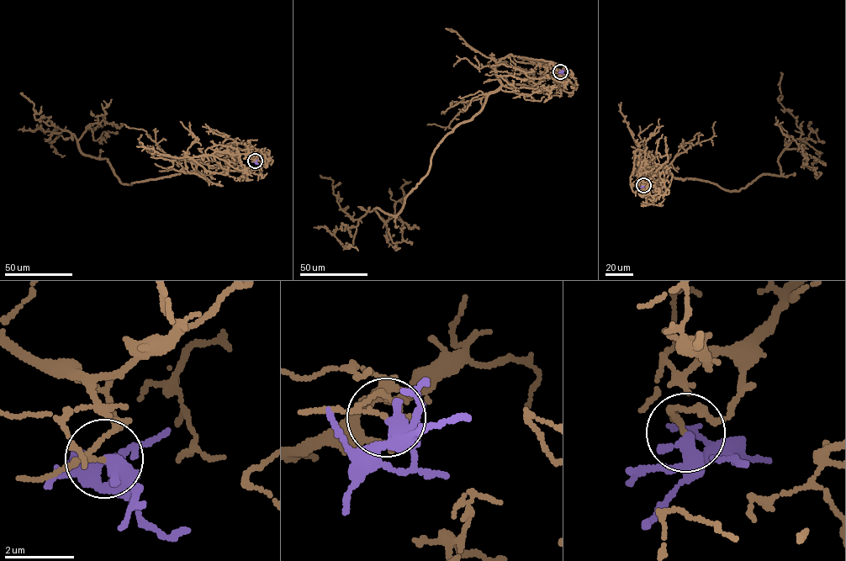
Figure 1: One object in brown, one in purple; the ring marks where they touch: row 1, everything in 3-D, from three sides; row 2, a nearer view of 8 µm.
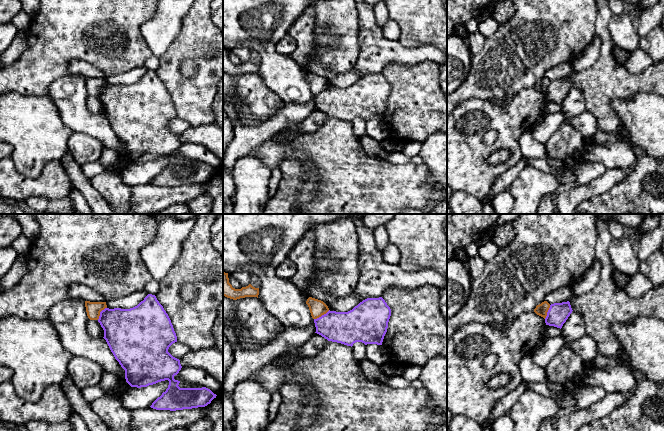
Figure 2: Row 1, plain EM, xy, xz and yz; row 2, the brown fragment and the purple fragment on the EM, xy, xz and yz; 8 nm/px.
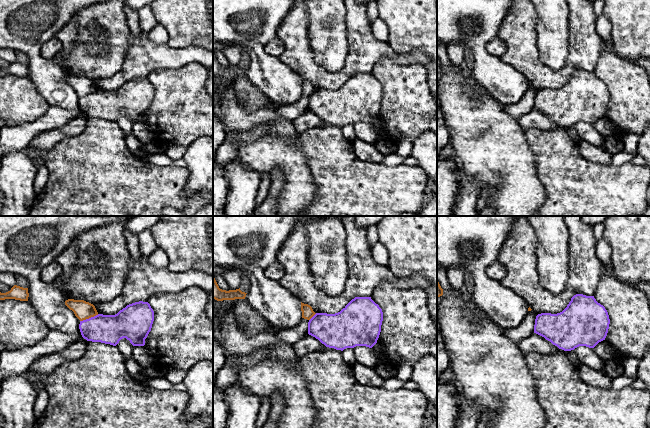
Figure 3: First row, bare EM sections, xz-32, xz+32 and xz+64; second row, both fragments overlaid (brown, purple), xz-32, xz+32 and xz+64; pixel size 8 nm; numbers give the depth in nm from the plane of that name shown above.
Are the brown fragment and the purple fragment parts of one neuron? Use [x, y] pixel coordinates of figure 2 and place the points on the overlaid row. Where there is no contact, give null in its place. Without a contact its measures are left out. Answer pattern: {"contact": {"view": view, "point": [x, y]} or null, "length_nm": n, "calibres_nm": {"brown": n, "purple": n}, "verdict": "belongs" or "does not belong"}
{"contact": {"view": "xz", "point": [321, 315]}, "length_nm": 150, "calibres_nm": {"brown": 130, "purple": 260}, "verdict": "does not belong"}

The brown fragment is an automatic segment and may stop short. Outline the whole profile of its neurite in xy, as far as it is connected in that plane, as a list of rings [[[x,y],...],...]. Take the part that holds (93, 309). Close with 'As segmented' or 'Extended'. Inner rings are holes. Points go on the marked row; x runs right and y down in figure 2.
[[[85,301],[87,316],[90,320],[98,320],[100,312],[107,308],[106,302]]]. As segmented

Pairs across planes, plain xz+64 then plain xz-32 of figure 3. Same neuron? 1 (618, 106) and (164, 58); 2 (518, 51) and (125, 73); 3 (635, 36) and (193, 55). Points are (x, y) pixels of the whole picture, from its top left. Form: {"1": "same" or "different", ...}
{"1": "different", "2": "same", "3": "different"}

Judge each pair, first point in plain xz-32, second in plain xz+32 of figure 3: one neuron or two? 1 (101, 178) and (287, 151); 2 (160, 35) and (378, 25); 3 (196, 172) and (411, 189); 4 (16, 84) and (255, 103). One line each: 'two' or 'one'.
1: two
2: one
3: two
4: one

